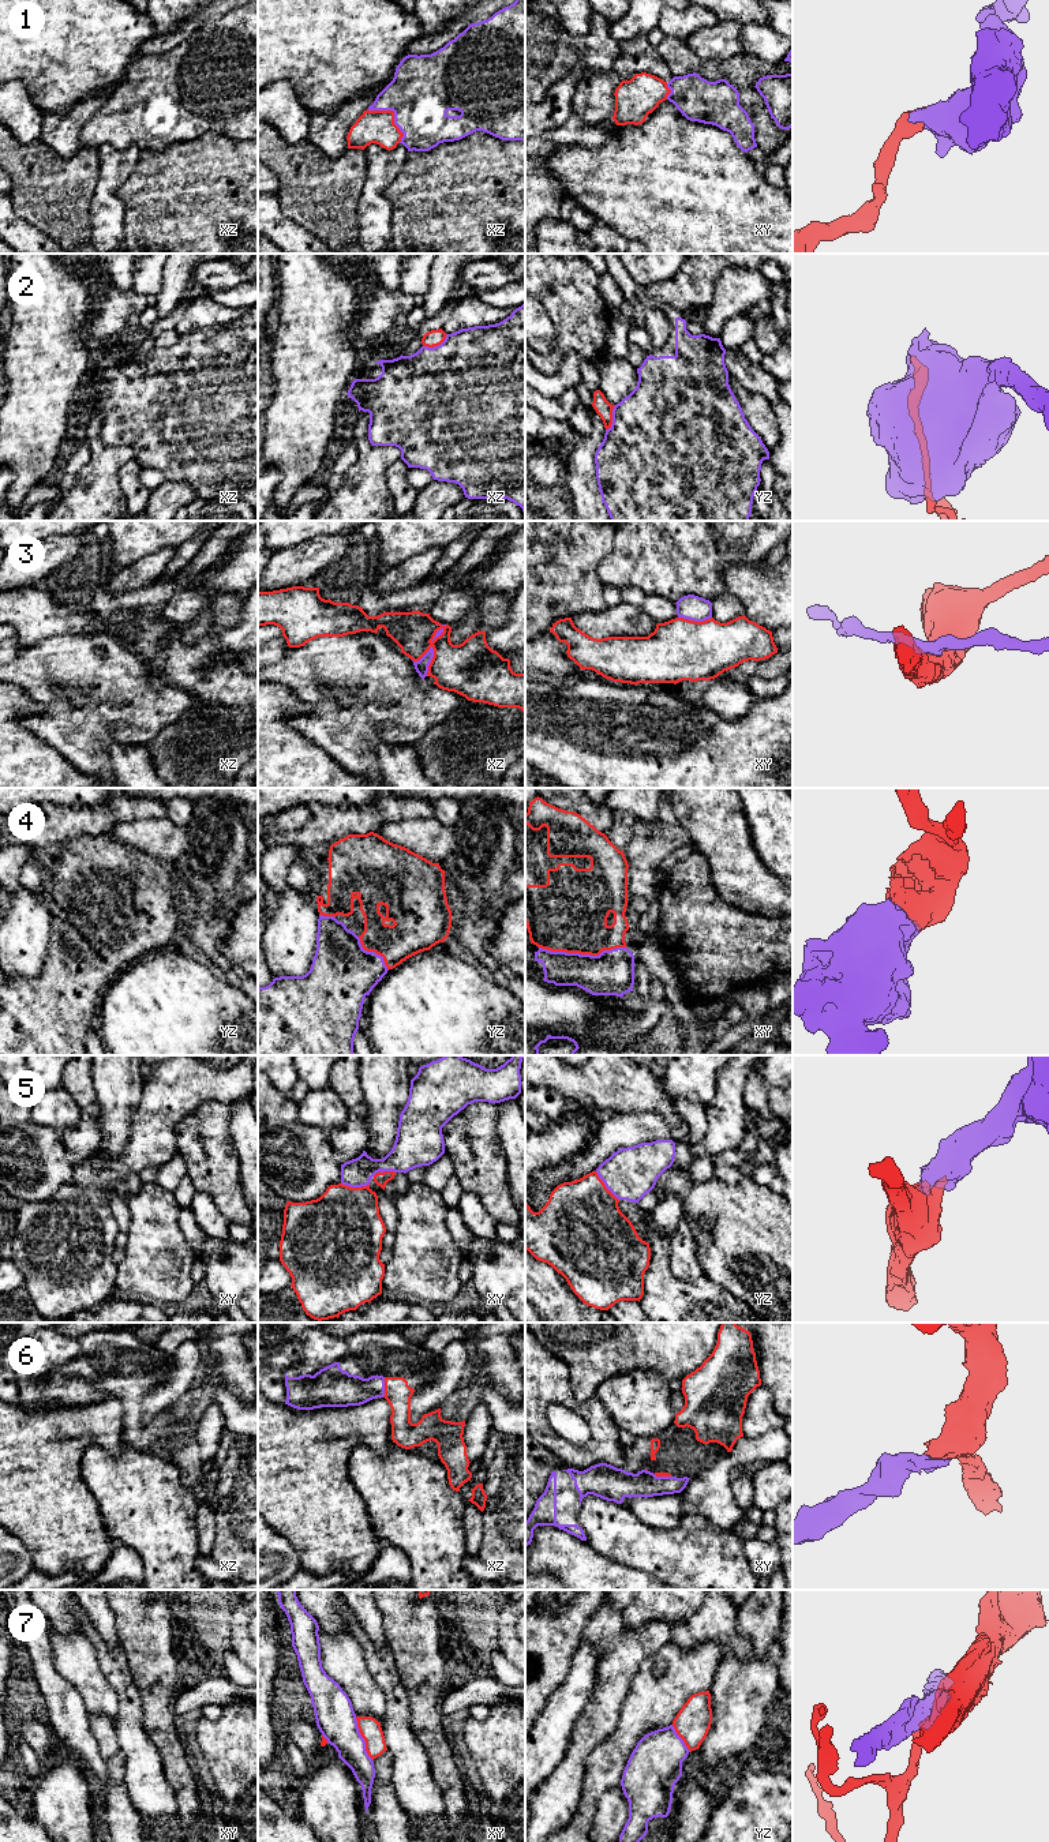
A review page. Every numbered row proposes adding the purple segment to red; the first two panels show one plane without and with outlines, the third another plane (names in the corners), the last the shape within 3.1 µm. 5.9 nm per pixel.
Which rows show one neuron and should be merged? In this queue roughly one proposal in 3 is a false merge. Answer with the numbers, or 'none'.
1, 4, 5, 6

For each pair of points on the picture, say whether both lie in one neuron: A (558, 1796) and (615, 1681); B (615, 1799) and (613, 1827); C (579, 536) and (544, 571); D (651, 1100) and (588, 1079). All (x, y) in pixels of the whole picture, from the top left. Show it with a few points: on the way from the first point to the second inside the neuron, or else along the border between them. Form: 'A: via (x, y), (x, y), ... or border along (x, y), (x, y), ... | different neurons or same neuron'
A: via (573, 1767), (584, 1739), (600, 1718), (603, 1710) | same neuron
B: via (613, 1805), (613, 1820) | same neuron
C: via (572, 546), (554, 562) | same neuron
D: via (636, 1090), (603, 1083) | same neuron

